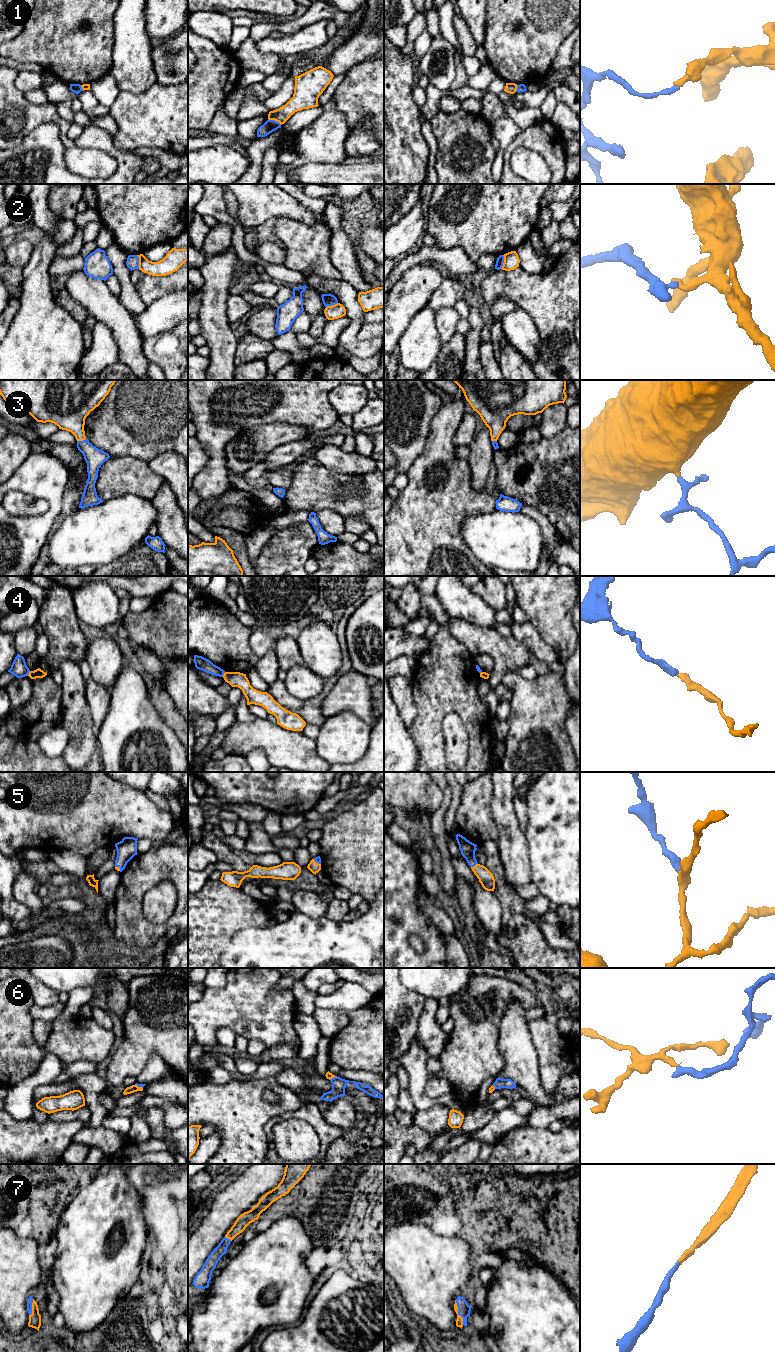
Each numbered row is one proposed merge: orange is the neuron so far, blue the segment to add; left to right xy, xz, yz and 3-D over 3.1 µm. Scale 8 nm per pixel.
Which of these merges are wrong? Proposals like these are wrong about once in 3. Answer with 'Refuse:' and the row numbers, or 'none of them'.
Refuse: 1, 2, 4, 6

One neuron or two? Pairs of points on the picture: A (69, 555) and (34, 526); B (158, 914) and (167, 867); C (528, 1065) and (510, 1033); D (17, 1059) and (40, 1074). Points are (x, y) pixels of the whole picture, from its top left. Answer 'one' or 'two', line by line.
A: two
B: two
C: one
D: two

